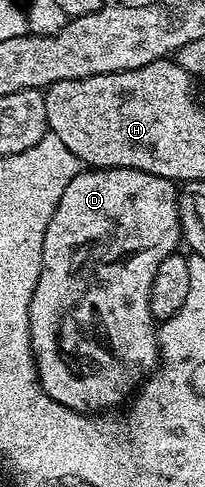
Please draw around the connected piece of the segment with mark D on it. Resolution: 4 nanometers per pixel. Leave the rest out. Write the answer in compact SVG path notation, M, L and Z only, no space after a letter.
M101 168L79 172L65 187L45 231L41 274L30 303L30 341L34 351L34 365L38 371L38 383L46 391L48 398L58 402L60 406L68 406L83 414L102 414L107 411L105 408L114 408L122 403L125 405L135 395L139 385L157 369L160 363L159 341L156 321L150 309L150 291L159 272L160 262L175 255L177 248L174 247L180 244L181 240L182 227L178 221L178 192L175 181L131 168Z

